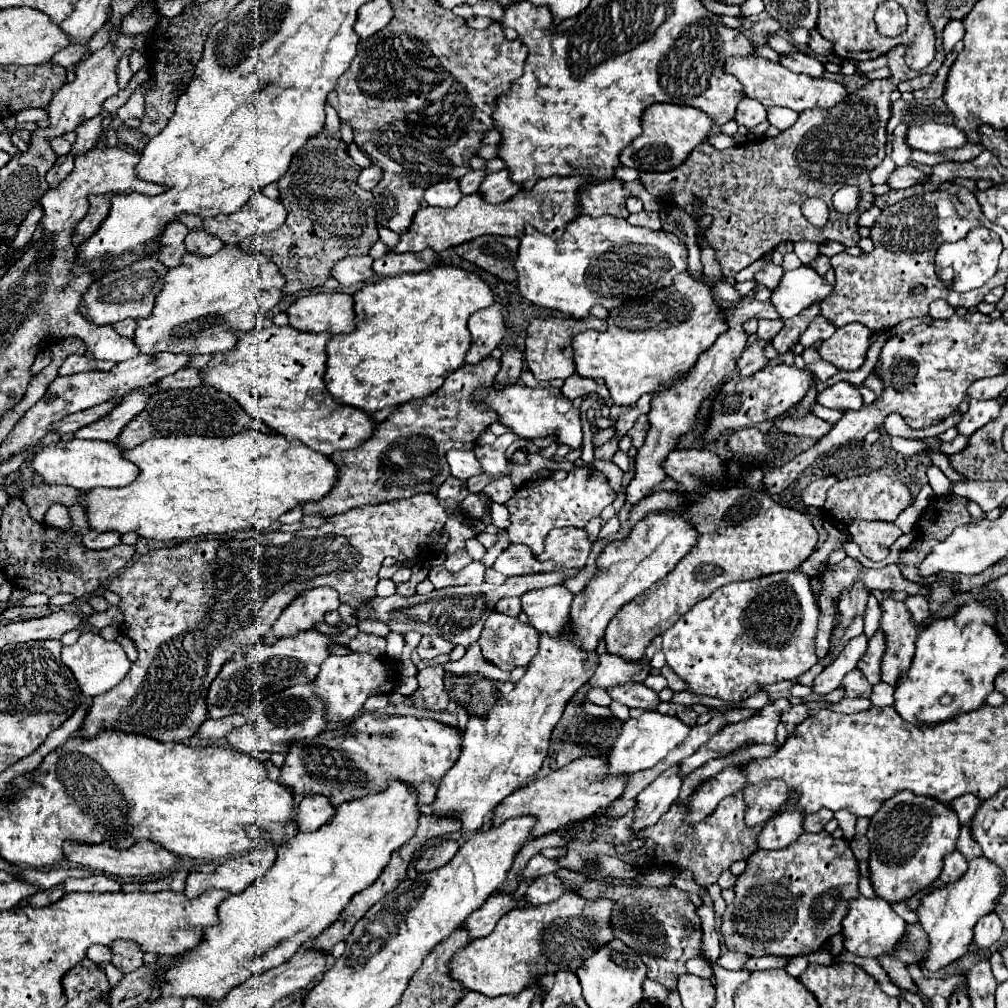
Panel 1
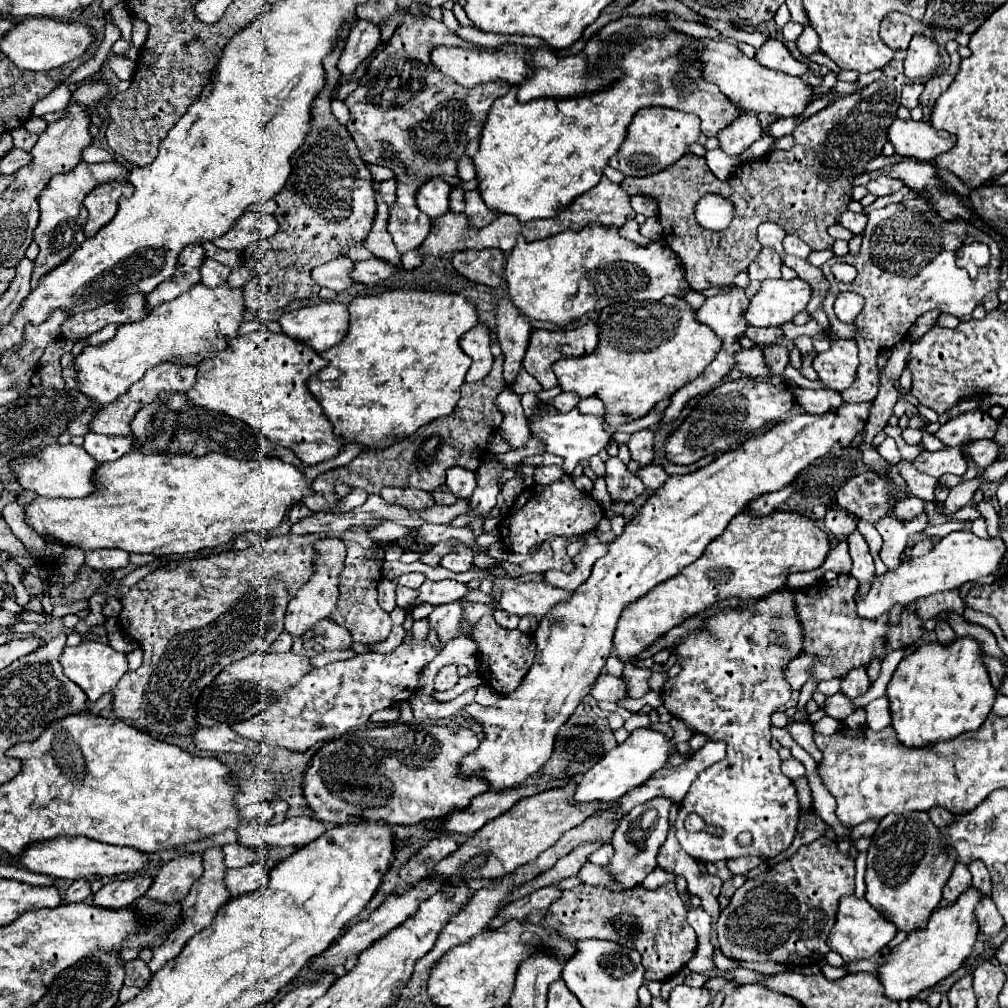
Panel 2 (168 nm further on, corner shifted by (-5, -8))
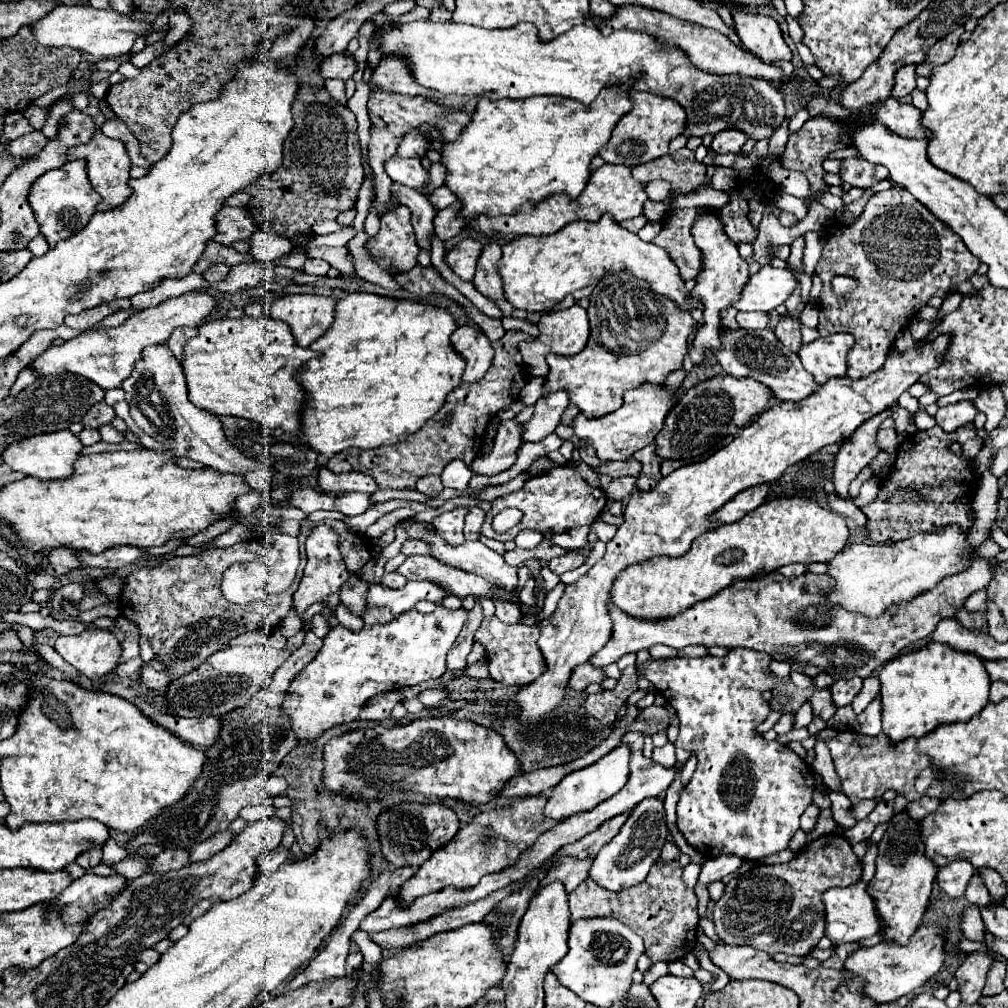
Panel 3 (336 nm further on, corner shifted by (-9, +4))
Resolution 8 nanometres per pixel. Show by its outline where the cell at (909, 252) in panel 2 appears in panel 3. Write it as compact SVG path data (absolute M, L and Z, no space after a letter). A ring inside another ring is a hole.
M893 186L885 192L877 192L865 204L865 210L861 212L859 220L847 226L839 222L827 226L825 246L815 266L815 274L823 280L817 330L821 336L829 336L835 332L853 334L855 344L847 354L847 376L851 380L859 380L883 366L895 336L907 326L909 316L917 314L919 308L925 306L931 296L943 298L953 284L965 282L971 274L977 272L979 264L981 262L969 252L961 238L945 222L931 214L921 202L917 202L907 190ZM833 276L853 276L857 280L857 288L847 296L837 296L831 286Z

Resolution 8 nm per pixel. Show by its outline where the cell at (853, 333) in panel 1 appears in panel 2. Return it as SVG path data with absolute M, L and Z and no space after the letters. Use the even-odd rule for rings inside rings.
M833 340L827 352L821 352L813 358L813 368L819 374L819 380L837 392L843 392L857 378L857 342L855 340Z

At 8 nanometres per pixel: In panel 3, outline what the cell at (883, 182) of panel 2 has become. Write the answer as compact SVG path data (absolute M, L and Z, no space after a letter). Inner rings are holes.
M855 156L855 158L845 158L841 160L841 170L839 170L839 178L843 182L847 182L849 186L857 186L857 188L869 188L879 180L887 178L887 170L881 164L871 164L865 162L863 158Z

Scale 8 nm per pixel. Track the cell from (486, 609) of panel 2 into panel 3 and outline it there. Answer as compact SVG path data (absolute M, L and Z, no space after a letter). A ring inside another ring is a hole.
M437 606L431 614L409 610L389 624L363 626L357 632L345 626L331 628L315 660L289 686L285 712L289 714L293 732L299 740L311 742L325 730L355 720L363 704L375 694L441 678L447 672L445 656L459 636L467 614L463 608L447 610Z

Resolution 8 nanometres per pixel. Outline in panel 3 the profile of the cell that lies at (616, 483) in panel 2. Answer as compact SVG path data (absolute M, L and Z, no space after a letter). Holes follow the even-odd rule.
M625 476L625 478L617 478L617 480L613 480L605 492L607 492L609 498L617 498L617 500L621 500L621 498L631 496L633 490L635 490L635 478Z

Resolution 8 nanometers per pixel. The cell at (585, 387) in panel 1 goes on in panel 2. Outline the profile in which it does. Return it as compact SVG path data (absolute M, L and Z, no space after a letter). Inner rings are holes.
M561 392L557 398L551 400L551 406L555 406L559 412L569 412L573 410L573 406L579 404L581 398L577 398L577 394L573 392Z

